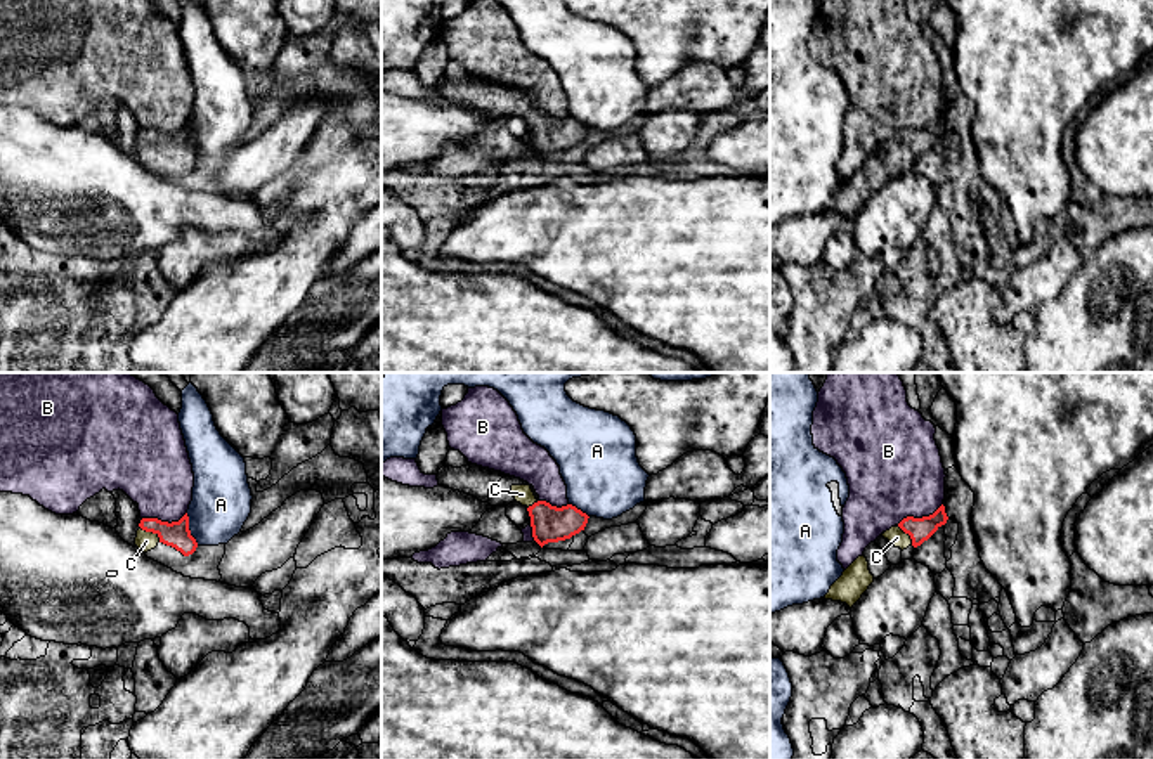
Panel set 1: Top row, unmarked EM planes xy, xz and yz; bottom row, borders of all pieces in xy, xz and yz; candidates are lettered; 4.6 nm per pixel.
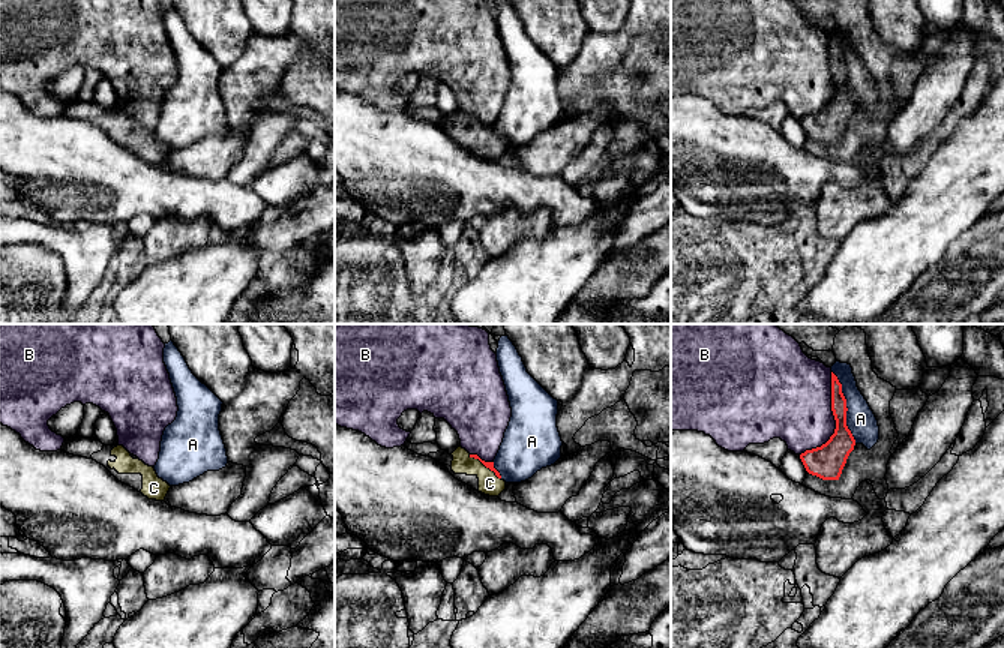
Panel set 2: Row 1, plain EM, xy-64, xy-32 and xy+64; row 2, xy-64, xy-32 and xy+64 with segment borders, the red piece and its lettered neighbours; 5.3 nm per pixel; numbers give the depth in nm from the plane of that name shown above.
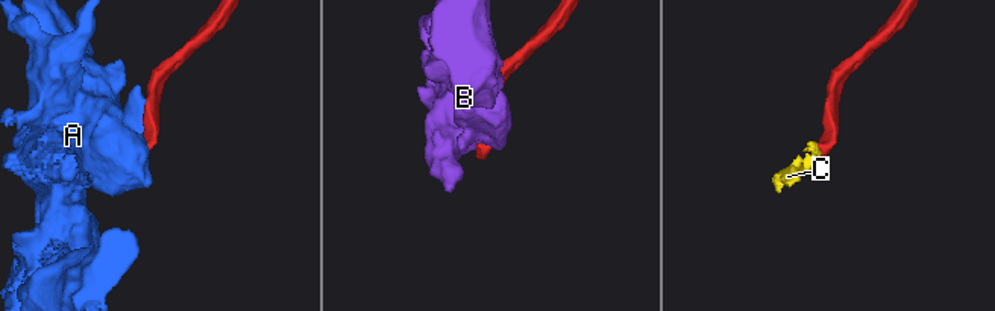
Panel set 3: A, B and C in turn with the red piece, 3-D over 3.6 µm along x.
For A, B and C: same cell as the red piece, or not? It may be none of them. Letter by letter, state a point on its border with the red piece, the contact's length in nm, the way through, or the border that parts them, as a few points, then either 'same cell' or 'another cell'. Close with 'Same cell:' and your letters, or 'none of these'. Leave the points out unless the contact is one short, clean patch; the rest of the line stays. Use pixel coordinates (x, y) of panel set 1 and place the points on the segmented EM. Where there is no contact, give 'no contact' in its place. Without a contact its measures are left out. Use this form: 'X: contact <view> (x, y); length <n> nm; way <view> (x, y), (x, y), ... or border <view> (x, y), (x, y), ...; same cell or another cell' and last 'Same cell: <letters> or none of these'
A: contact xy (188, 529); length 160 nm; another cell
B: contact yz (919, 518); length 240 nm; another cell
C: contact xy (151, 531); length 120 nm; way xy (175, 534), (151, 531), (146, 541); same cell
Same cell: C

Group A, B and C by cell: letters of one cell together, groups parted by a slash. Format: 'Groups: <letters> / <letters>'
Groups: A / B / C

